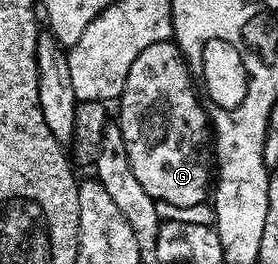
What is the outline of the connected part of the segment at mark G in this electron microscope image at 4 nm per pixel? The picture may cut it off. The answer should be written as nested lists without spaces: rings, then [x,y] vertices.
[[[176,42],[147,45],[135,57],[119,97],[119,126],[135,178],[158,204],[190,207],[210,198],[211,120],[200,102],[191,68]]]

